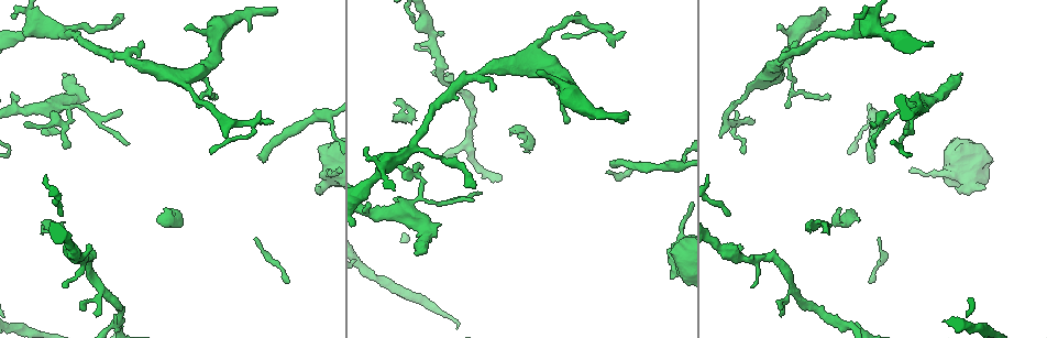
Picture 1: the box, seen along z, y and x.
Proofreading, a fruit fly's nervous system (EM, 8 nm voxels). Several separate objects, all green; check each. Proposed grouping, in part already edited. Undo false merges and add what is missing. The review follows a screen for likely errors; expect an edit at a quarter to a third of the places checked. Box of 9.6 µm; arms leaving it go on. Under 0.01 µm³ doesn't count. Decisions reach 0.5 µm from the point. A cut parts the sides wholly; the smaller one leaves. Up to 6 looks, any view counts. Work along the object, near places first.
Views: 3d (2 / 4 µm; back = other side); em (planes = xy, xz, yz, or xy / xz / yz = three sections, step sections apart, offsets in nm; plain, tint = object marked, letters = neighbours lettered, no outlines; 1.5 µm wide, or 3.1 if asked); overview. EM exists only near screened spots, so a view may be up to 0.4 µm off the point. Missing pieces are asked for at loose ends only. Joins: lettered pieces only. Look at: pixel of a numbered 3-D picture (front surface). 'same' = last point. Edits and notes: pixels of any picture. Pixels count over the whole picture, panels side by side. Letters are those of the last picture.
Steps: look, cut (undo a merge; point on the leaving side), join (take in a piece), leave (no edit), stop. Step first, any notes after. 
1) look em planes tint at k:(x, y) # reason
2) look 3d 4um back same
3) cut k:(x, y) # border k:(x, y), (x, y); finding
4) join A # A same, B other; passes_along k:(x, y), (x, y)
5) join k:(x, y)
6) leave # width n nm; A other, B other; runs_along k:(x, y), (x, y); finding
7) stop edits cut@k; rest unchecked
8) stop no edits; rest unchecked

look em yz step 4 letters at 1:(983, 189) # thick end

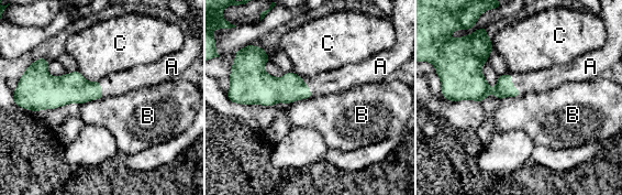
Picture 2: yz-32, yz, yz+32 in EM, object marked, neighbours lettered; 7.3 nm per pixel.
look em planes letters same # cut it another way

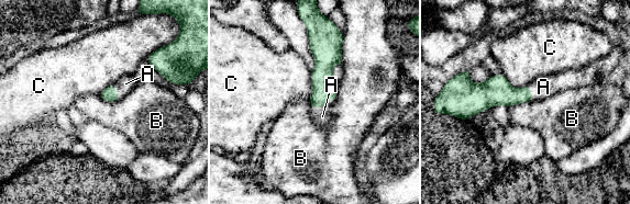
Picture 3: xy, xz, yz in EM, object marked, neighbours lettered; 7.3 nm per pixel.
join A # A same, B other, C other; passes_along 3:(323, 84), (323, 104), (322, 116); the neuron continues

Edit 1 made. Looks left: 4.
look overview

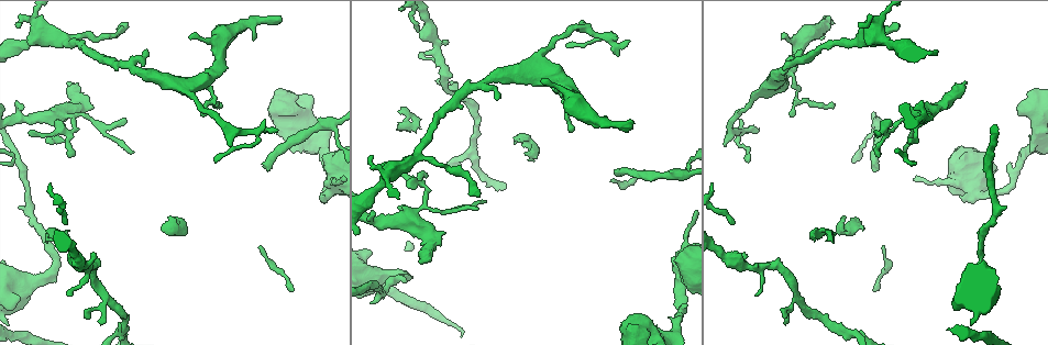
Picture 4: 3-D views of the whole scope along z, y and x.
look 3d 2um at 4:(915, 107) # free end

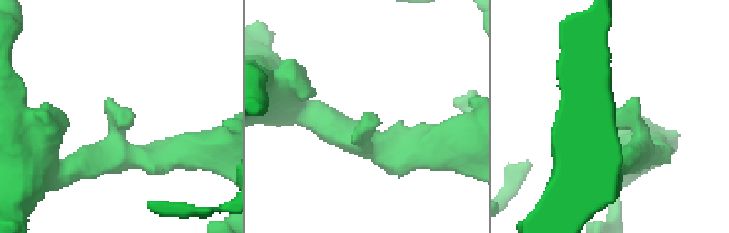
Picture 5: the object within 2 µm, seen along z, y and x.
look em planes letters at 5:(617, 112) # arm_widths 220, 340 nm; now the EM

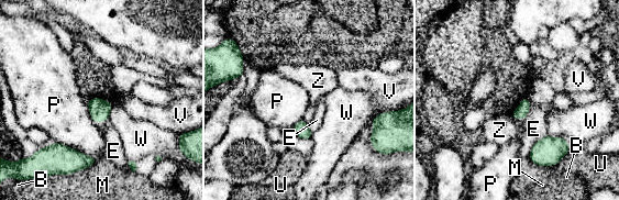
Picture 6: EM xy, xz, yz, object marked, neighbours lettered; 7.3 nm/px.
leave # B other, E other, M other, P other, U other, V other, W other, Z other; no lettered piece goes on from it

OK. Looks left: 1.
look em xy step 8 letters at 4:(756, 295)

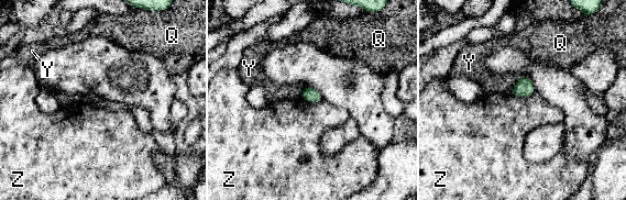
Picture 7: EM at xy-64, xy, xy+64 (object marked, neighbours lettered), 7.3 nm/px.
leave # Q other, Y other, Z other; border 7:(535, 91), (528, 96), (512, 95); no lettered piece goes on from it

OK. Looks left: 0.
stop edits join@3; rest unchecked

